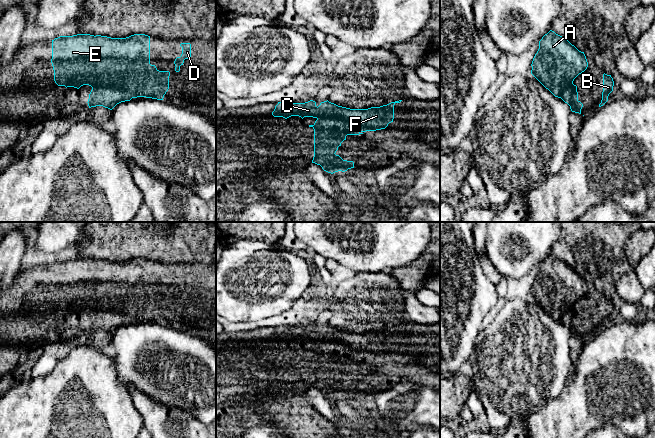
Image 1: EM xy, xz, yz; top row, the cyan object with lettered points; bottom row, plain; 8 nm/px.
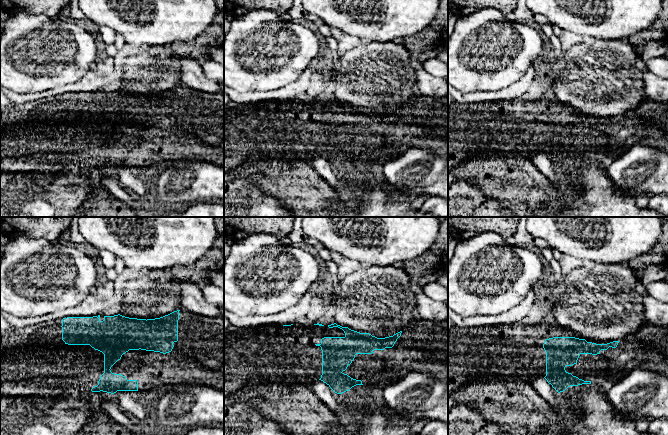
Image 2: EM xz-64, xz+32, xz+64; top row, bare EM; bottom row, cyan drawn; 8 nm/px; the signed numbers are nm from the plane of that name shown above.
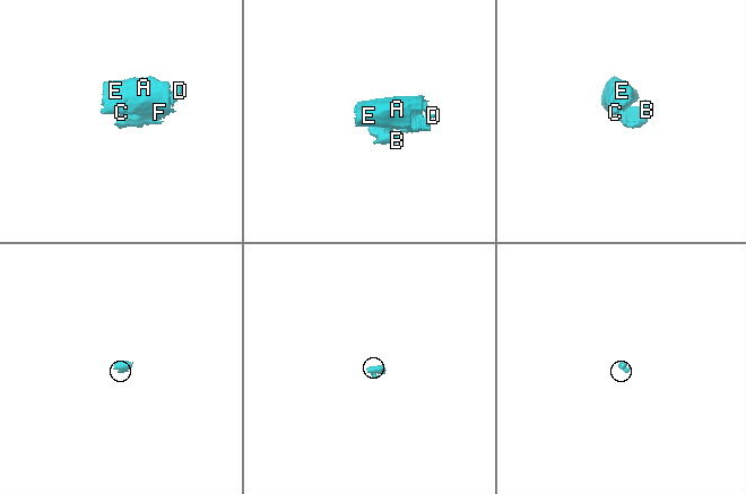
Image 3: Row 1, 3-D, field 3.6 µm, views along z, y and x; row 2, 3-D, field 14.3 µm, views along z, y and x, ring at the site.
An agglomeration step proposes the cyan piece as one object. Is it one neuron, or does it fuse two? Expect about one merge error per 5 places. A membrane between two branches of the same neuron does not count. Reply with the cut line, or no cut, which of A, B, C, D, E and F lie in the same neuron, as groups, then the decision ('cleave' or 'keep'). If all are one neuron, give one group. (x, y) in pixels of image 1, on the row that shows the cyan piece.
no cut; A B C D E F; keep

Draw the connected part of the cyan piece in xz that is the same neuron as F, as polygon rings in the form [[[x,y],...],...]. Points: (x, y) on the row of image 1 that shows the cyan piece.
[[[310,100],[305,103],[278,102],[275,106],[272,115],[274,117],[283,117],[285,119],[291,116],[313,117],[317,120],[313,125],[309,125],[314,129],[314,157],[312,163],[320,165],[322,169],[328,173],[338,171],[345,172],[348,169],[354,168],[353,161],[343,160],[339,155],[336,155],[338,147],[346,140],[347,135],[359,135],[366,131],[376,131],[385,129],[394,119],[394,105],[402,100],[391,102],[380,107],[371,107],[368,109],[350,109],[338,106],[327,101],[321,102],[317,107],[316,102]]]

